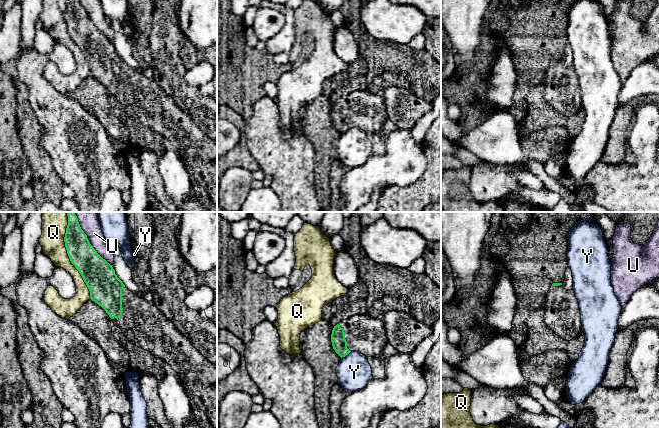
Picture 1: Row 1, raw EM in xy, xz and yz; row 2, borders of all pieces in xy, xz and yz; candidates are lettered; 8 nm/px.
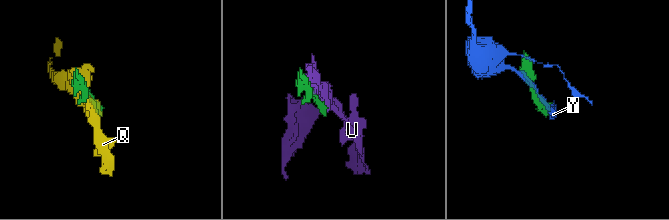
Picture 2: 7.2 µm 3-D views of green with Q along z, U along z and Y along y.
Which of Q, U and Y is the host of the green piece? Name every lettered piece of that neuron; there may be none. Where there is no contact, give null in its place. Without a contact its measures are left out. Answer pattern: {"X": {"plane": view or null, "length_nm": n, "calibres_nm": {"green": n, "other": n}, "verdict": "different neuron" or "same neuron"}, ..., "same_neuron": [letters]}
{"Q": {"plane": "xy", "length_nm": 650, "calibres_nm": {"green": 240, "other": 190}, "verdict": "different neuron"}, "U": {"plane": "xy", "length_nm": 420, "calibres_nm": {"green": 240, "other": 130}, "verdict": "different neuron"}, "Y": {"plane": "xz", "length_nm": 110, "calibres_nm": {"green": 120, "other": 280}, "verdict": "different neuron"}, "same_neuron": []}

